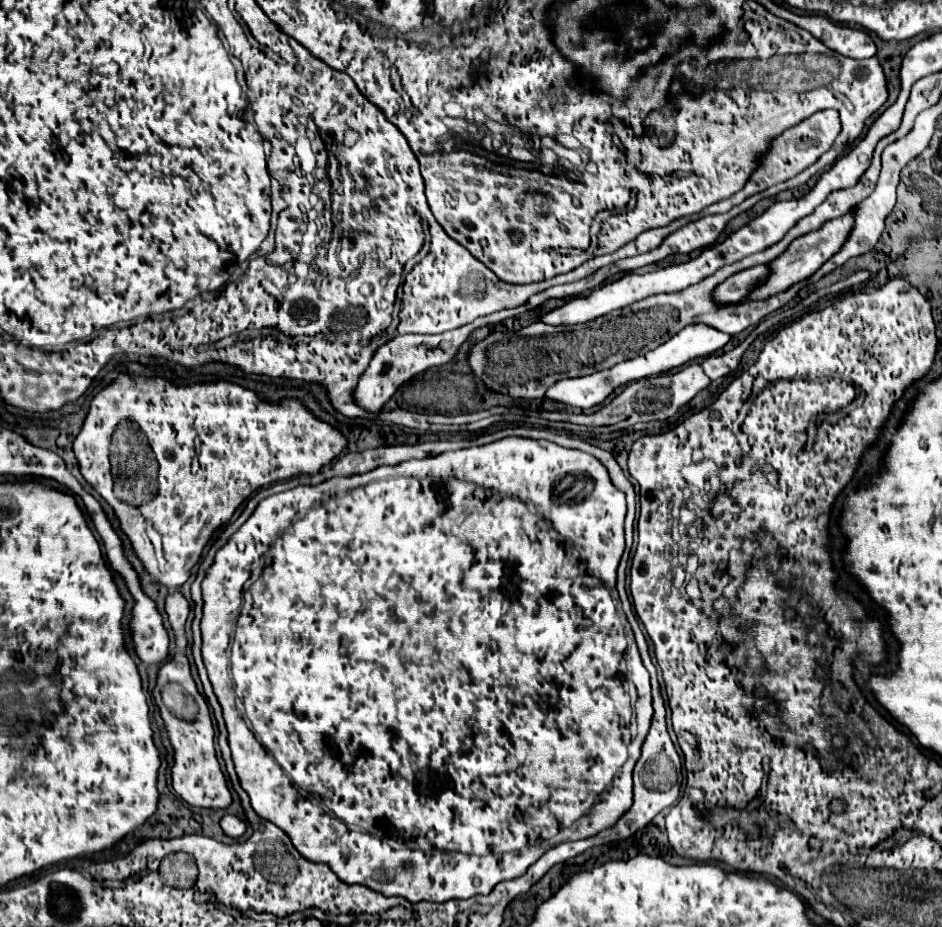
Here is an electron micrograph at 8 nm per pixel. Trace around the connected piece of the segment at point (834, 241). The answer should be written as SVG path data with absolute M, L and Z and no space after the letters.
M852 208L848 214L836 218L836 220L828 220L822 228L818 228L816 232L810 232L810 234L804 234L800 238L796 238L788 250L784 254L780 254L776 260L770 262L770 276L764 284L760 284L746 300L760 300L760 298L768 298L772 294L778 294L778 292L784 292L788 290L792 284L796 282L802 282L806 278L810 278L828 258L832 258L836 252L840 252L840 248L844 246L844 242L848 240L848 234L852 232L852 222L854 222L854 214L856 214L856 208Z

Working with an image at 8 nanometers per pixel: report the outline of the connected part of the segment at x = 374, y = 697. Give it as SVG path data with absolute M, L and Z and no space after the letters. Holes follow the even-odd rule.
M518 436L502 438L496 442L466 448L466 450L444 452L440 456L409 460L398 465L384 465L363 474L334 477L318 486L296 486L288 492L264 498L254 510L254 514L248 518L248 522L242 524L242 528L226 542L226 546L218 550L214 564L208 568L206 578L202 582L202 596L204 596L202 658L208 668L214 694L224 710L228 742L232 748L236 774L240 778L242 788L248 792L256 814L260 814L260 818L264 820L274 822L278 828L282 828L304 858L312 862L326 862L340 880L348 884L364 884L376 892L382 892L384 896L404 896L410 902L422 902L422 900L446 902L452 898L470 898L476 894L488 894L498 882L522 876L530 864L534 864L546 850L554 848L558 844L558 840L554 840L558 832L564 834L564 840L582 840L582 838L590 838L598 834L600 830L614 826L616 820L632 806L632 796L634 796L632 770L636 766L636 760L640 758L641 747L653 716L650 675L642 663L635 637L632 636L615 588L617 568L626 546L624 518L626 518L626 494L612 484L612 478L608 478L608 470L604 470L604 464L598 458L592 458L592 454L588 452L564 448L548 440L532 440L532 438L518 438ZM528 506L532 506L532 510L536 510L538 514L532 512ZM572 552L576 554L576 558L572 560L572 564L566 564ZM256 564L260 564L262 576L250 586L250 590L246 590L244 602L242 602L242 586L250 578L252 568ZM590 568L597 568L594 569L595 575L599 576L602 584L598 586L590 584L590 578L592 578Z

